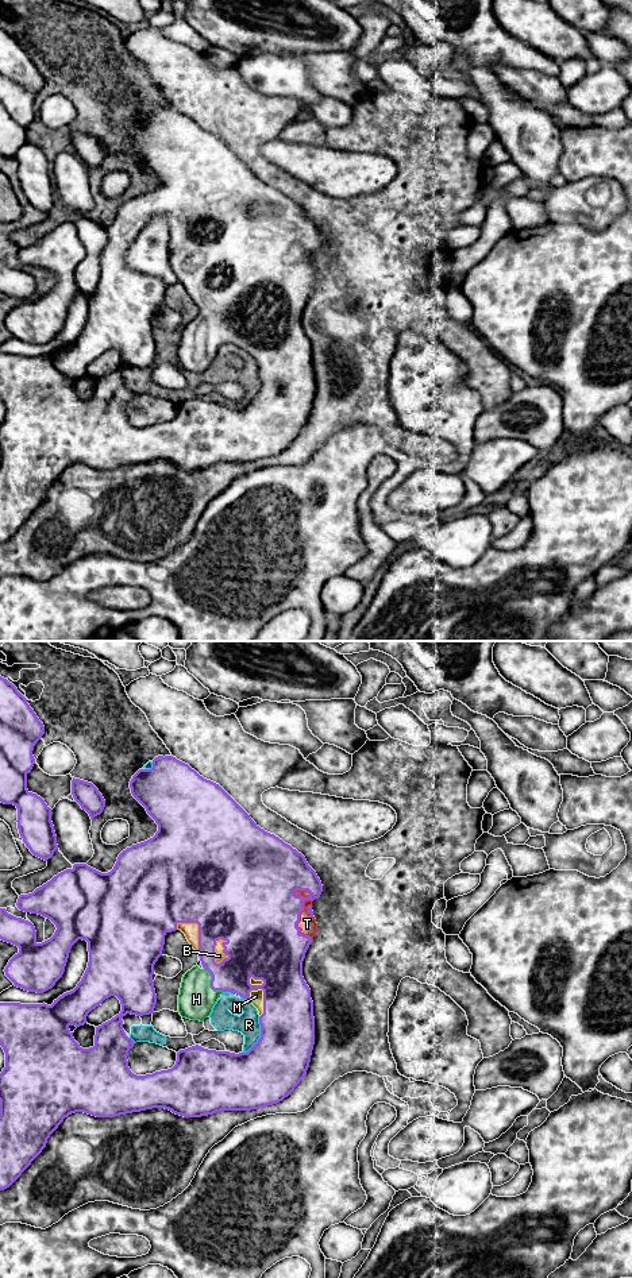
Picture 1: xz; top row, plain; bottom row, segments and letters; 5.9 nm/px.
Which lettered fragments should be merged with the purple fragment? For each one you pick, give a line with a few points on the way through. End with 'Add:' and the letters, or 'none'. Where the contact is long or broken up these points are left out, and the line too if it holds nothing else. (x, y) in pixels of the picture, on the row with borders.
Add: B, H, M, T

